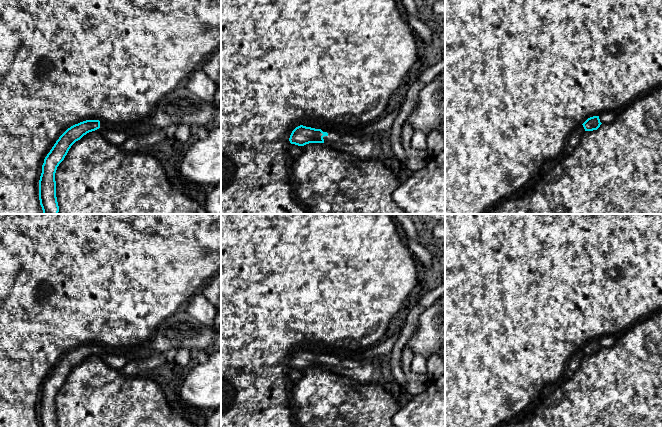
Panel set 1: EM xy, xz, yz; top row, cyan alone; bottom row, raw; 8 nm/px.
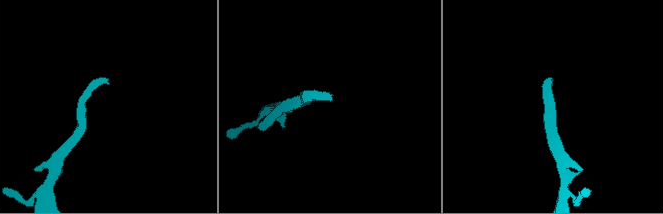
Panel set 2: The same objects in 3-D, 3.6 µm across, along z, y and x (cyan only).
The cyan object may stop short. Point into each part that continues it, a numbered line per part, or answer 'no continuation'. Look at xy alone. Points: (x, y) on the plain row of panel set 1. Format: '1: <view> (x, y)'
1: xy (103, 350)

